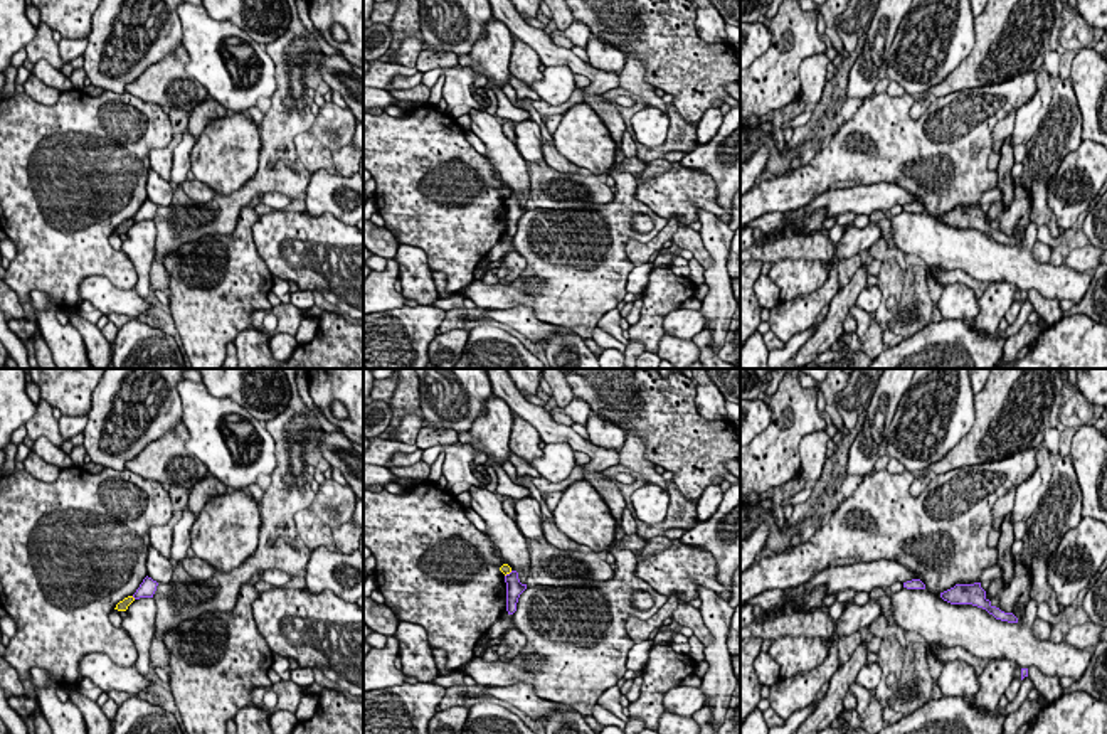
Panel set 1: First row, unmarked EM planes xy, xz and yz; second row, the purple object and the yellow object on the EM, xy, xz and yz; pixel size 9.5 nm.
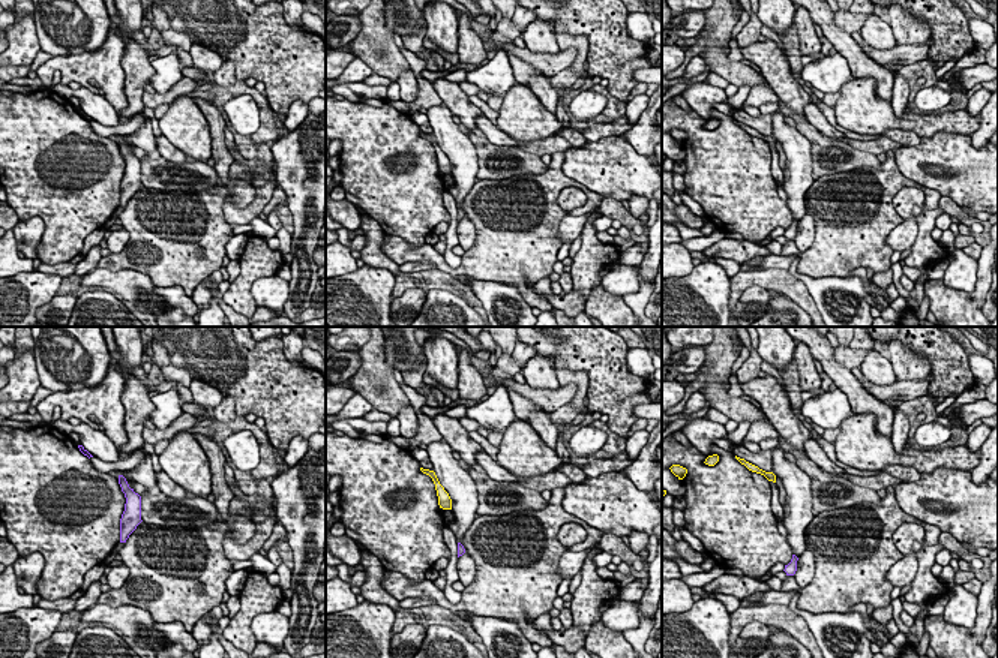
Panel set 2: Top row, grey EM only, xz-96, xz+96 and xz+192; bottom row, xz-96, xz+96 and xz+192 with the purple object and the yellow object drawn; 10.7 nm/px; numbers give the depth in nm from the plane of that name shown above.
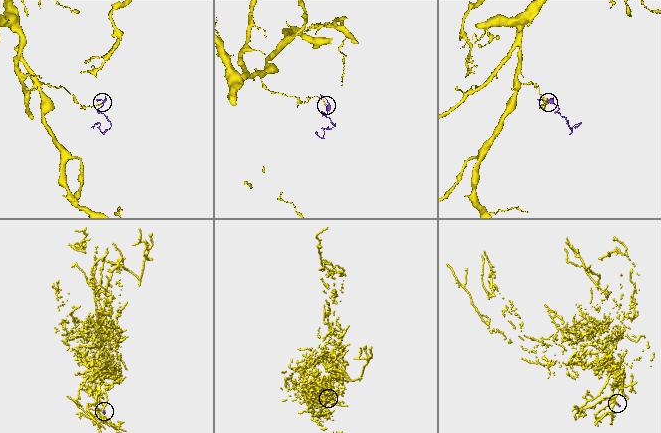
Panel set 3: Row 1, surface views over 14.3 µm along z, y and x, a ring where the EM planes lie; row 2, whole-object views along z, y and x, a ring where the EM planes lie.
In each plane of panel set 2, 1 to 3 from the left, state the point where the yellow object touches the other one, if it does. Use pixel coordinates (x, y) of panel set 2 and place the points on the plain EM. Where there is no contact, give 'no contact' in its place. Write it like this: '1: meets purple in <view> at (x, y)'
1: no contact
2: no contact
3: no contact

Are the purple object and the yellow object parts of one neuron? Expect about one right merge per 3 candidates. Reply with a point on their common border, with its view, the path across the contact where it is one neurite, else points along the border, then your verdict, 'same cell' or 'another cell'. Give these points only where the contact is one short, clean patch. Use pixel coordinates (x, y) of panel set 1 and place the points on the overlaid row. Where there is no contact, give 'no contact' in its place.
contact xz (510, 573); border xz (512, 571), (505, 576); another cell

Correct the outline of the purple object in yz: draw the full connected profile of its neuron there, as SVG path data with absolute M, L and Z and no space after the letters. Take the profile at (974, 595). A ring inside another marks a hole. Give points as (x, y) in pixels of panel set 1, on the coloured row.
M981 582L956 584L954 588L940 593L940 598L951 604L972 604L983 608L1001 621L1018 623L1018 618L1013 613L1004 613L991 604L991 601L986 598L986 591L981 588Z

